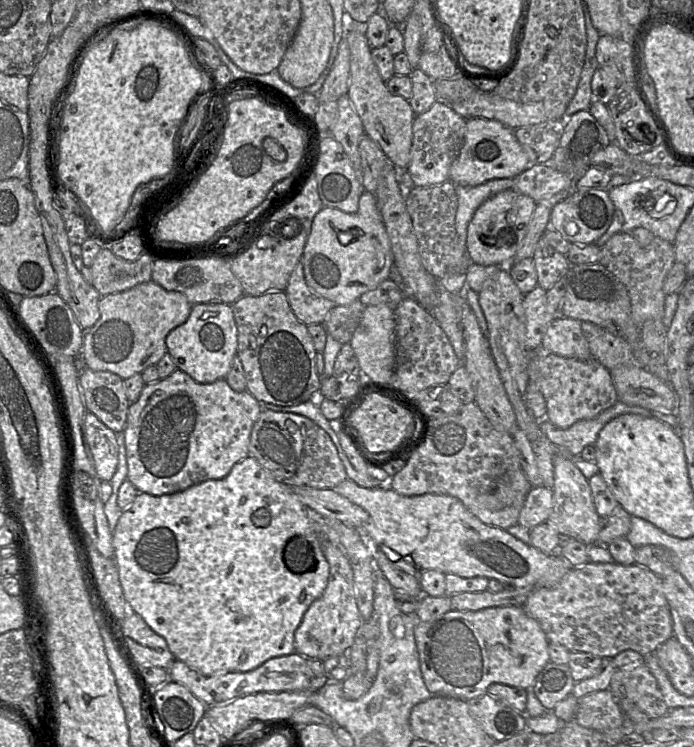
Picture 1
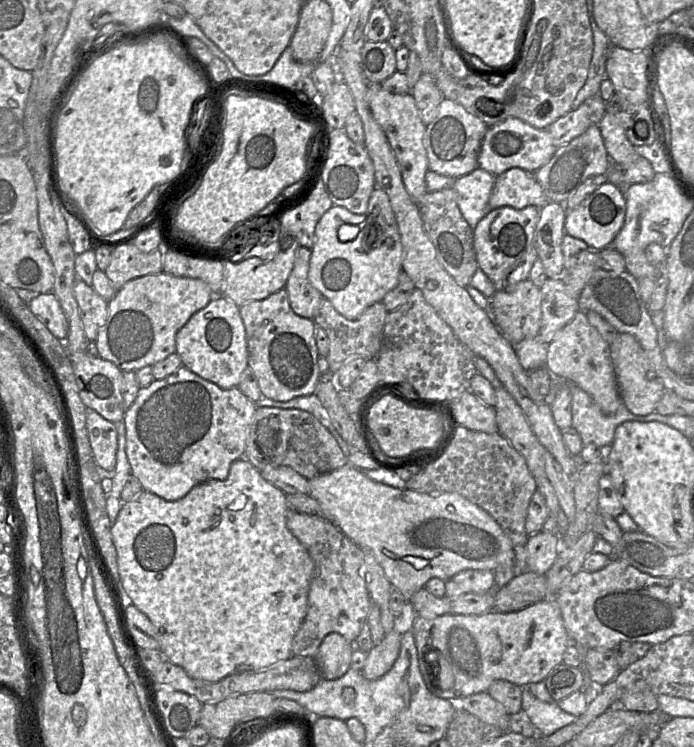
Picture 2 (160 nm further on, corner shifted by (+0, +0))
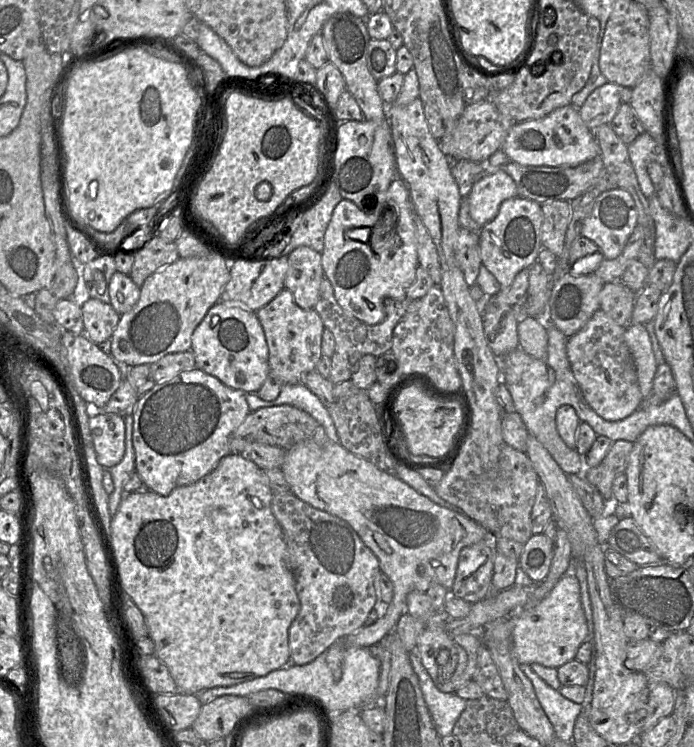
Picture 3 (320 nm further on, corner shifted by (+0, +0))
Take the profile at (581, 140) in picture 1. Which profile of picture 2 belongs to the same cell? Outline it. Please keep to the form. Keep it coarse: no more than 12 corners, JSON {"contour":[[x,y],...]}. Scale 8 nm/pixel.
{"contour":[[591,125],[534,172],[549,201],[565,203],[611,160]]}

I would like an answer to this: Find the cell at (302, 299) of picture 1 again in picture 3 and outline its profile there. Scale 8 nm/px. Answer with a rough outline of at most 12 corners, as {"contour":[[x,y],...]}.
{"contour":[[321,253],[288,255],[284,288],[314,309],[324,277]]}

